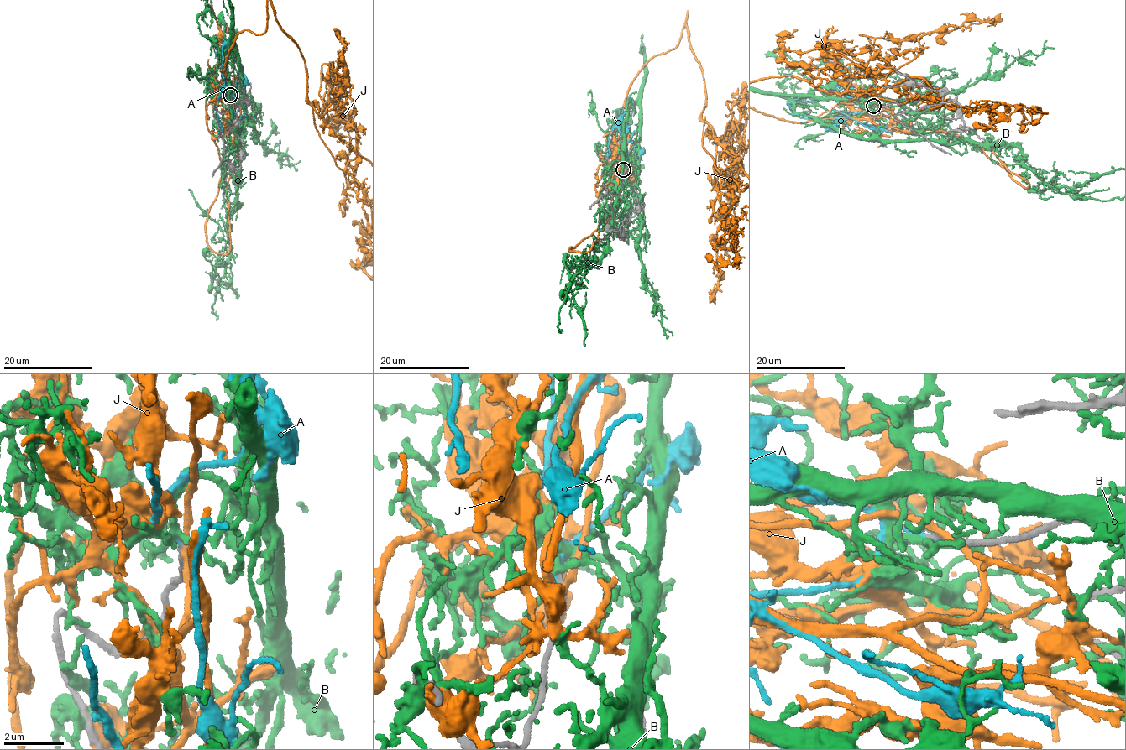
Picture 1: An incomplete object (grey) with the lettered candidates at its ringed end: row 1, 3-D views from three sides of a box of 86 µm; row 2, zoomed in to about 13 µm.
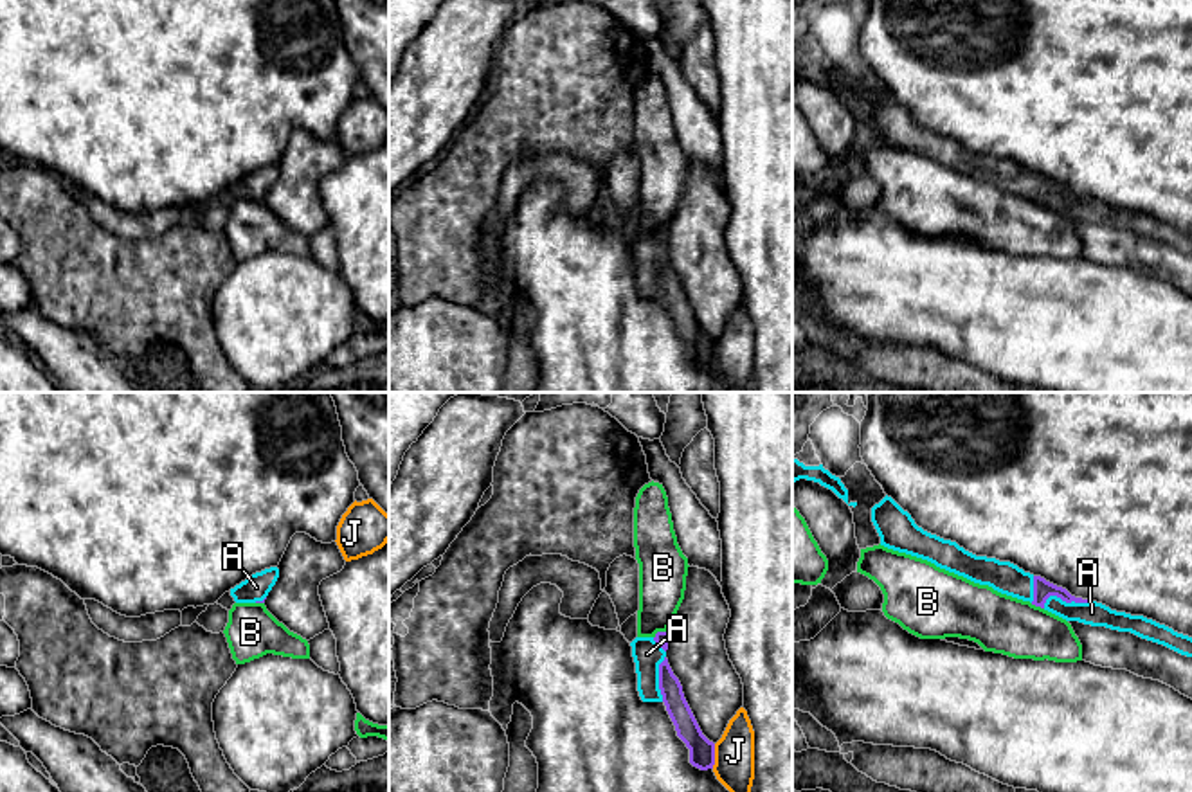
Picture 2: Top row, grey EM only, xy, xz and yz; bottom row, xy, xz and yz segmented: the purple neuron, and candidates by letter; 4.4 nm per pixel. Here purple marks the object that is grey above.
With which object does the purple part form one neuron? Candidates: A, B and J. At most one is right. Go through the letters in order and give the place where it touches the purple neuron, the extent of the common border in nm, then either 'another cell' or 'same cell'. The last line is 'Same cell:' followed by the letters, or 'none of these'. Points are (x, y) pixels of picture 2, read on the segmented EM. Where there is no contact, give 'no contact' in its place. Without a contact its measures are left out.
A: contact yz (1063, 600); length 220 nm; same cell
B: contact xz (659, 632); length 70 nm; another cell
J: contact xz (713, 756); length 110 nm; another cell
Same cell: A

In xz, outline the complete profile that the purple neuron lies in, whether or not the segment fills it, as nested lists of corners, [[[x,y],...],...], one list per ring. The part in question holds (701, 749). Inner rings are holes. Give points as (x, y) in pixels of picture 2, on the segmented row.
[[[657,632],[654,637],[636,637],[630,643],[637,691],[643,702],[663,702],[666,706],[677,736],[690,749],[690,763],[708,770],[715,765],[715,743],[702,734],[684,698],[682,686],[668,664],[668,641],[668,632]]]

